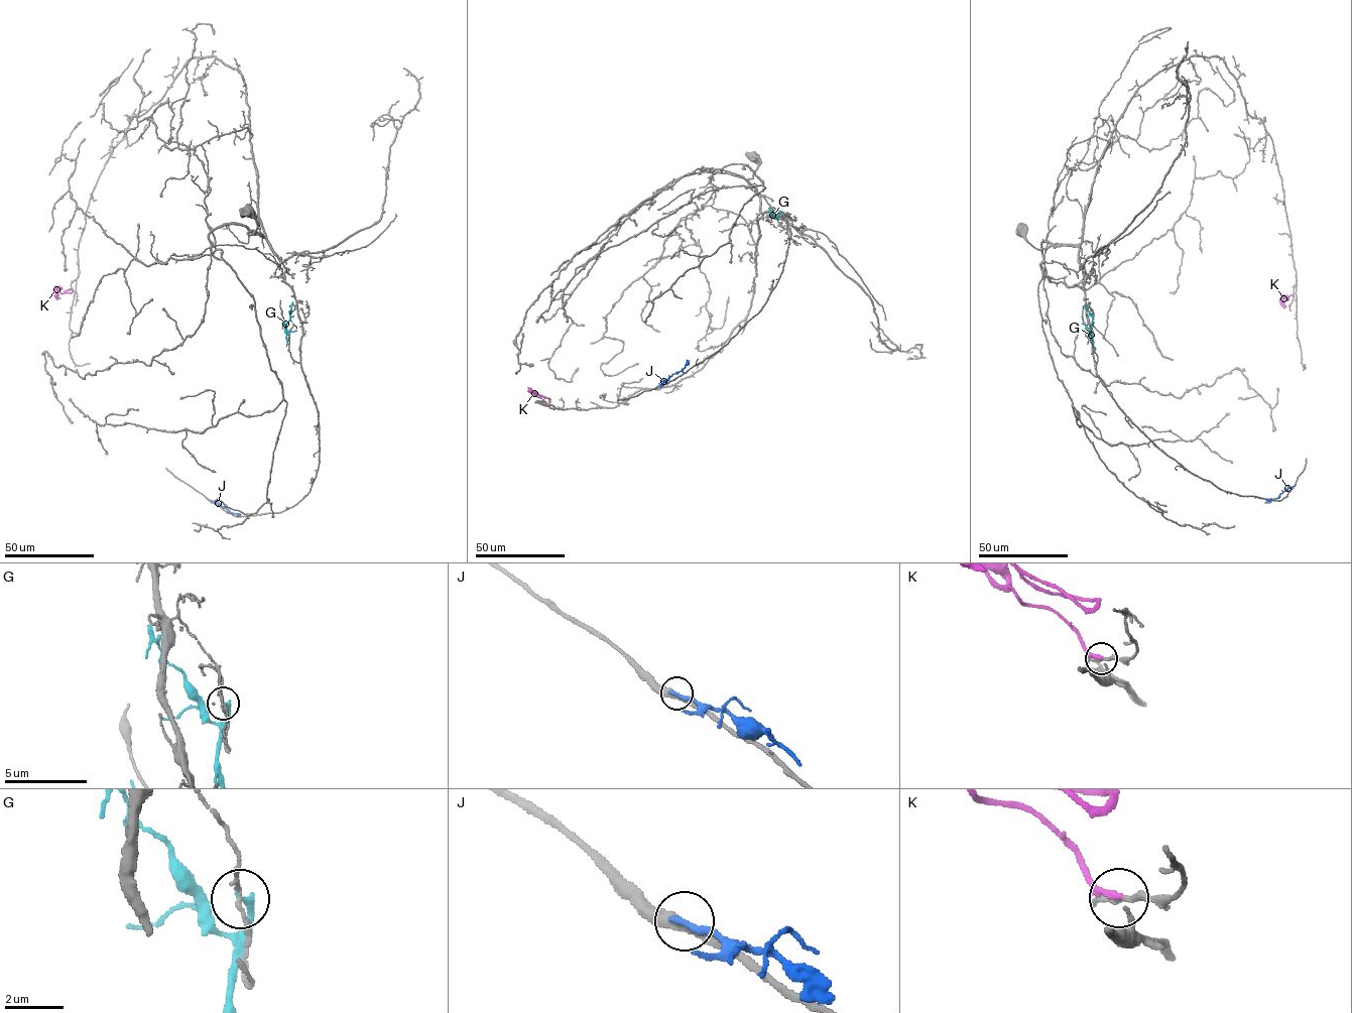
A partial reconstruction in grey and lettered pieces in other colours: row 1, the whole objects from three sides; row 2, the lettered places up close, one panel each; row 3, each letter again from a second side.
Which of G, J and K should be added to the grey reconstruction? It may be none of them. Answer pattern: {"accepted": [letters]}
{"accepted": []}

